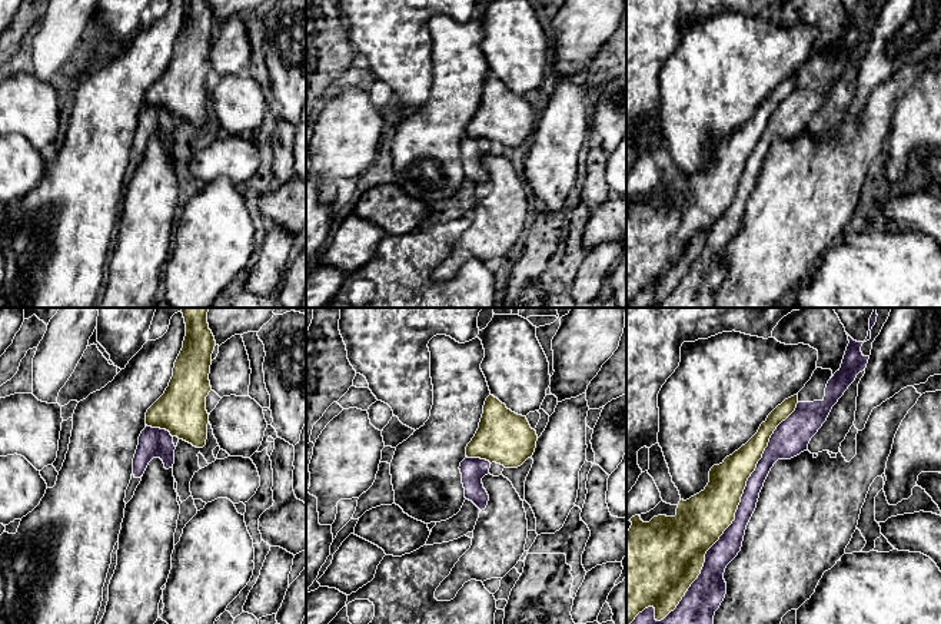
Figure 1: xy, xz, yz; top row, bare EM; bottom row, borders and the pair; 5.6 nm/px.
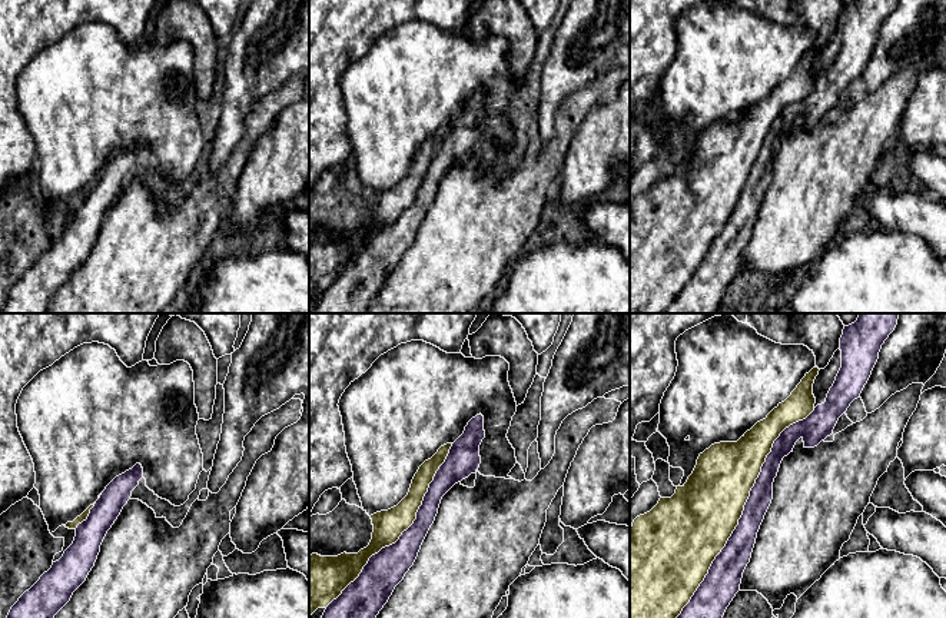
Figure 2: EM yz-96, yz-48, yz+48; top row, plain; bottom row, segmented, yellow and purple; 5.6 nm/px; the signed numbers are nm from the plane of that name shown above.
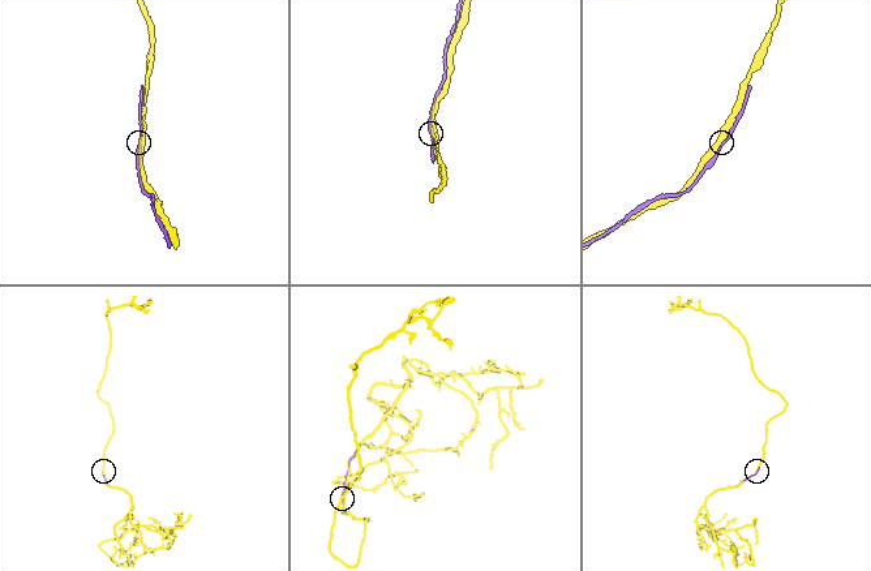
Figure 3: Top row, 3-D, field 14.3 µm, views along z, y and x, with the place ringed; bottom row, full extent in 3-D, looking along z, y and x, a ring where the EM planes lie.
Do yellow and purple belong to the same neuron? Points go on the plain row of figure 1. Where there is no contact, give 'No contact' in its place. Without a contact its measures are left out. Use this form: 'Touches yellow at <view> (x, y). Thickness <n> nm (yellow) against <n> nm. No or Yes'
Touches yellow at yz (722, 212). Thickness 320 nm (yellow) against 140 nm. Yes

